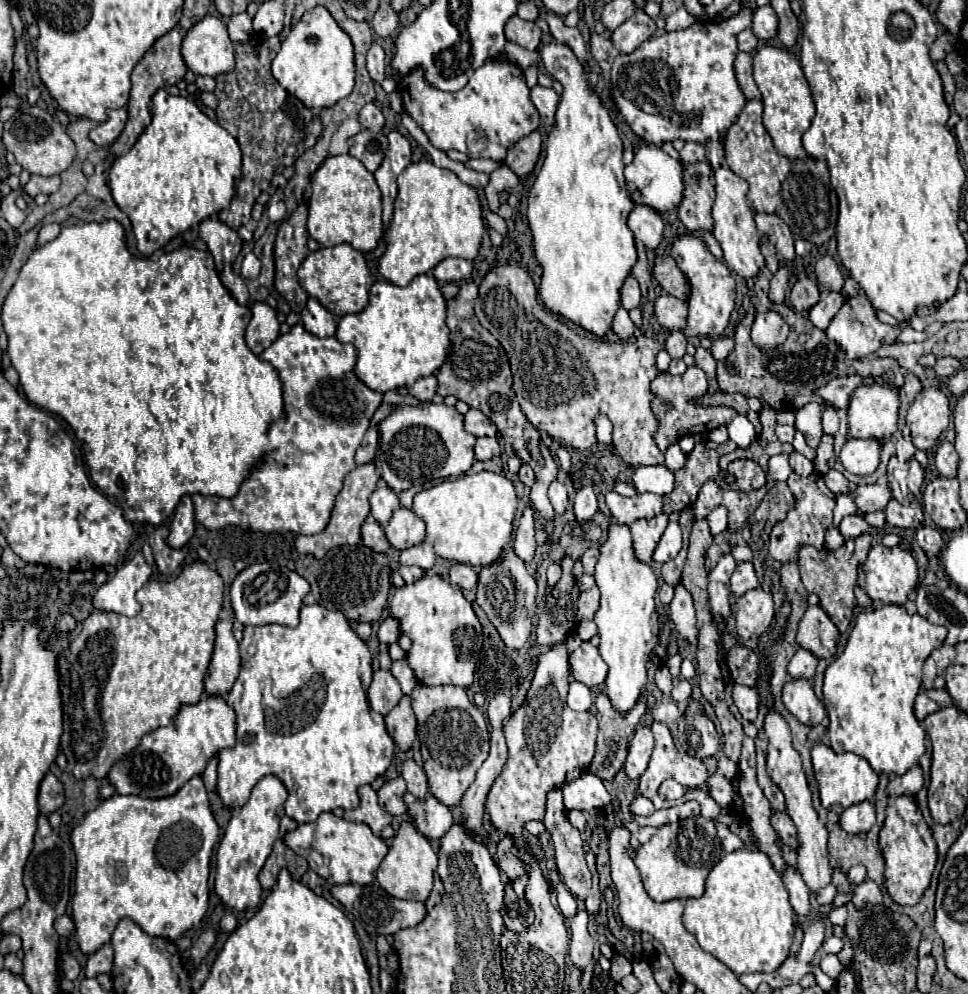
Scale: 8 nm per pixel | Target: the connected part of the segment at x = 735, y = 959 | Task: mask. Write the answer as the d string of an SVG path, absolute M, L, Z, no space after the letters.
M739 849L727 853L709 873L705 883L705 893L699 899L687 899L683 911L683 925L693 933L699 945L727 965L733 973L769 973L775 971L789 955L793 945L793 907L789 905L789 893L781 881L781 875L773 869L769 857L757 849Z

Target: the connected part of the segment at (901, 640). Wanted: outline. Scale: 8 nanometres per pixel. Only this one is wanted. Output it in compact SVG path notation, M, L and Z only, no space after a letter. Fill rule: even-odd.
M883 605L857 615L845 651L827 667L823 681L823 703L829 713L829 741L835 753L851 751L871 765L875 773L903 775L925 753L925 729L913 715L913 701L921 687L921 667L933 649L939 649L947 629L929 623L921 615L909 615L903 605Z

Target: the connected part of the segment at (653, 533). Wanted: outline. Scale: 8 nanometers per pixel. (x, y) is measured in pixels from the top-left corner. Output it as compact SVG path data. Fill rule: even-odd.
M659 515L655 519L639 519L631 523L631 535L633 535L633 551L637 553L639 561L651 563L653 549L657 547L657 541L661 539L663 531L667 527L667 515Z

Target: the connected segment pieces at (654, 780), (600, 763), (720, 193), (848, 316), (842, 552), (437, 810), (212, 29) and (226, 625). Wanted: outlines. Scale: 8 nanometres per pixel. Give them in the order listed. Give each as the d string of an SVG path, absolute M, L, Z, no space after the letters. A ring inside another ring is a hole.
M655 721L655 723L651 725L651 731L653 731L653 735L655 735L655 749L653 749L653 755L651 755L651 761L649 761L647 771L639 777L639 791L641 791L641 795L649 797L657 809L661 809L661 807L673 807L673 805L679 805L679 803L685 803L685 801L697 801L697 803L701 805L701 815L703 815L705 819L717 819L717 813L721 813L721 807L711 799L709 789L705 787L707 775L709 775L707 769L705 769L705 765L703 765L699 759L689 757L685 751L677 751L677 747L675 747L675 743L673 743L673 739L671 739L671 733L669 733L669 729L667 729L667 725ZM669 777L675 779L675 781L679 781L679 783L683 783L683 785L687 785L687 787L689 787L689 793L683 795L683 797L677 799L677 801L663 801L663 799L657 795L657 789L659 789L659 785L661 785L665 779L669 779Z
M605 693L597 695L597 717L599 719L599 735L597 735L597 751L593 757L593 763L589 767L589 773L611 779L617 775L617 771L623 767L627 757L627 737L639 723L641 715L645 713L645 707L639 705L631 713L621 715L611 707L611 701Z
M719 167L715 169L715 191L717 199L713 205L713 219L715 219L715 229L713 235L719 241L725 263L729 269L733 269L737 275L745 279L753 279L759 269L765 265L765 259L759 249L759 231L755 227L755 211L747 203L747 181L735 175L729 167Z
M859 293L859 295L851 297L851 299L847 299L843 303L843 307L839 309L839 313L833 317L831 325L827 327L825 335L829 337L829 341L835 341L845 351L845 357L849 357L849 359L861 359L861 357L873 355L885 343L887 345L895 343L895 337L899 335L899 329L881 323L875 317L875 309L869 303L867 295L865 293Z
M863 533L861 537L845 541L837 551L827 551L827 549L819 551L813 547L803 547L799 551L799 571L805 589L819 597L819 605L825 609L825 613L841 633L849 627L853 617L853 605L855 605L853 591L857 583L857 573L859 573L859 565L865 561L871 549L871 541L873 537L869 533Z
M405 793L403 801L419 833L429 839L441 839L455 823L449 807L441 805L441 801L437 801L433 795L427 795L425 801L419 801L411 793Z
M205 15L183 39L181 55L195 75L217 77L229 73L235 65L233 43L221 19Z
M219 621L215 625L217 639L215 651L209 663L209 671L205 675L205 693L227 695L233 687L239 673L239 645L231 631L231 621Z

